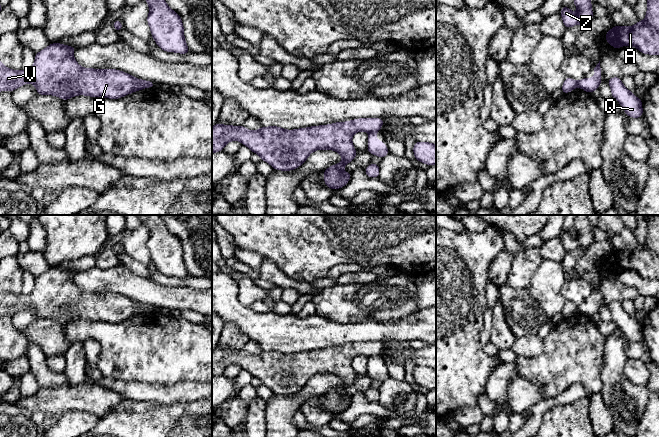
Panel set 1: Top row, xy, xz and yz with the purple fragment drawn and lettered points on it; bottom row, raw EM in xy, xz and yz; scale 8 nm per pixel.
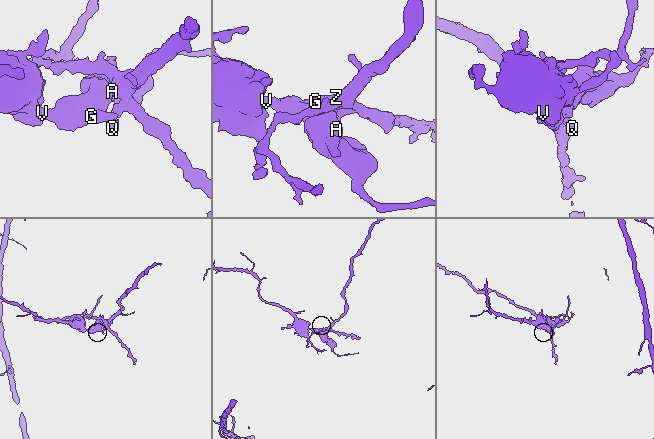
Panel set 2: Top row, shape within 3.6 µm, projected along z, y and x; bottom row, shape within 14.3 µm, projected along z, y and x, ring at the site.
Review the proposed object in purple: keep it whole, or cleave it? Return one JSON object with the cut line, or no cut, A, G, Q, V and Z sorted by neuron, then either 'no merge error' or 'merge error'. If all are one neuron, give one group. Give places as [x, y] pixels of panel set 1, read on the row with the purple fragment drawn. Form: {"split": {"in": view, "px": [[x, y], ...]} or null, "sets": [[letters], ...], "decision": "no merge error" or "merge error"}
{"split": {"in": "xz", "px": [[376, 130], [369, 132]]}, "sets": [["A", "G", "V"], ["Q", "Z"]], "decision": "merge error"}

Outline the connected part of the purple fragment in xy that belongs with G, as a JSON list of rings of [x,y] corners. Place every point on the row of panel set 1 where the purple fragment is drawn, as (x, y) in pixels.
[[[51,43],[35,54],[33,66],[28,71],[12,70],[0,61],[0,91],[13,92],[22,85],[31,83],[38,95],[53,95],[67,101],[78,95],[119,99],[141,89],[156,86],[154,82],[138,79],[121,70],[81,67],[73,55],[75,48],[61,43]]]

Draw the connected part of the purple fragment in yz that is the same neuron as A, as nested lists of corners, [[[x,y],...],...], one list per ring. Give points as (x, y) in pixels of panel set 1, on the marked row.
[[[647,0],[645,20],[634,26],[615,26],[603,37],[616,49],[622,46],[636,47],[641,53],[659,55],[659,0]]]

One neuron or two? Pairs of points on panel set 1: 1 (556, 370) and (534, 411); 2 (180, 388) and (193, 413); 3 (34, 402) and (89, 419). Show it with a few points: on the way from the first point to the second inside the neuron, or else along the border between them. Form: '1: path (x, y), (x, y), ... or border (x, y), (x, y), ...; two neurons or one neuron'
1: border (565, 389), (554, 397), (544, 399); two neurons
2: border (201, 399), (173, 402), (164, 405); two neurons
3: border (90, 412), (67, 411), (59, 417); two neurons

